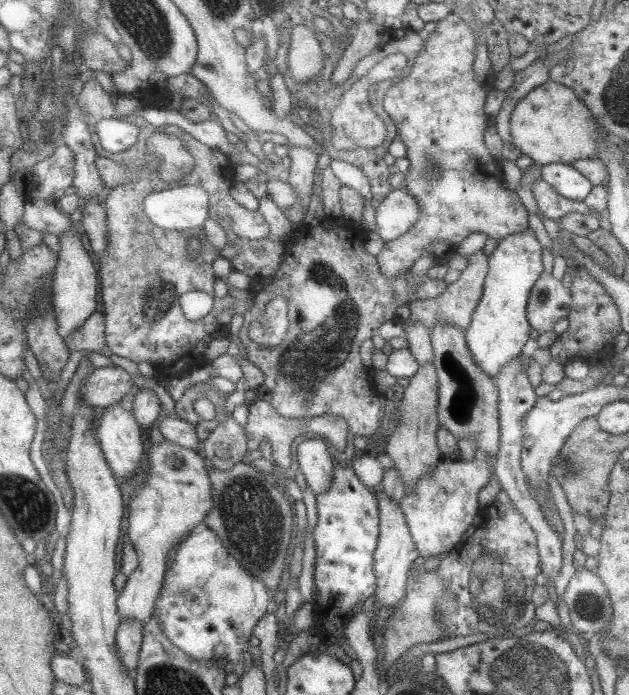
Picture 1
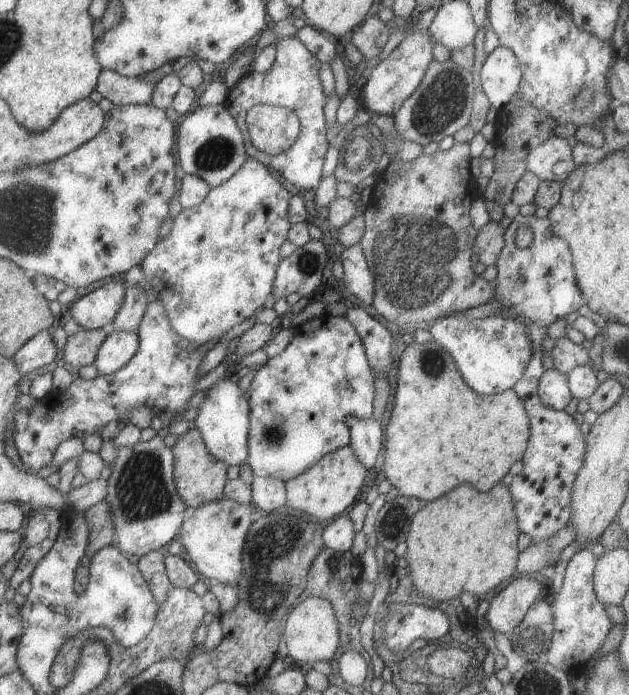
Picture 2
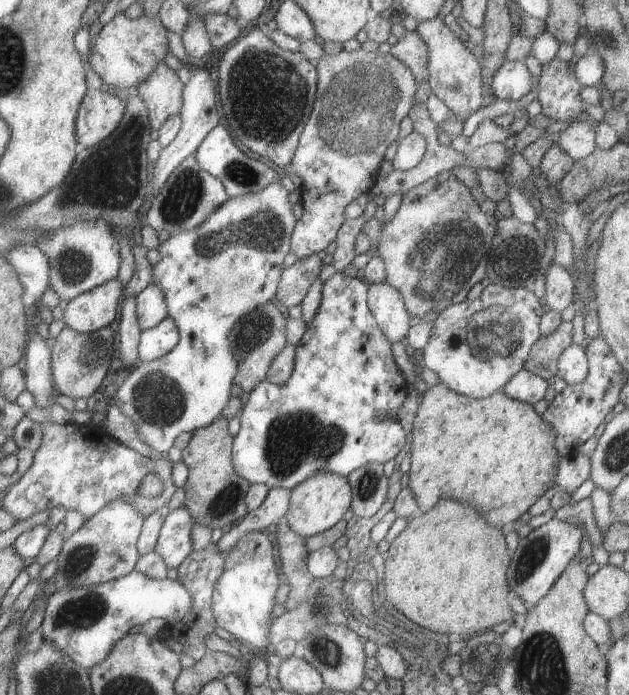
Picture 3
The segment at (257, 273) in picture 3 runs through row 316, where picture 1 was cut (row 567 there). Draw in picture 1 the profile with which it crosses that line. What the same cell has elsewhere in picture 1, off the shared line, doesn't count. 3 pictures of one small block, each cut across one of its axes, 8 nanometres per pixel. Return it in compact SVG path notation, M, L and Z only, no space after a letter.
M203 523L194 530L193 536L180 546L175 562L167 572L155 615L160 618L173 644L180 646L194 659L224 658L234 664L238 671L242 660L241 652L245 650L245 646L249 646L247 642L253 636L255 624L272 608L272 597L265 583L245 570L240 559L235 558L224 545L220 535Z

